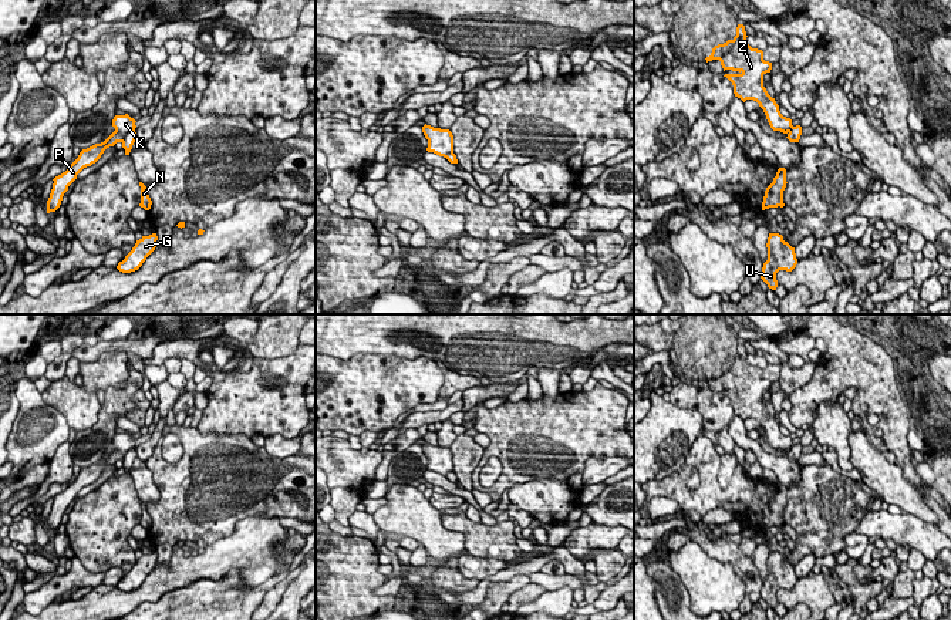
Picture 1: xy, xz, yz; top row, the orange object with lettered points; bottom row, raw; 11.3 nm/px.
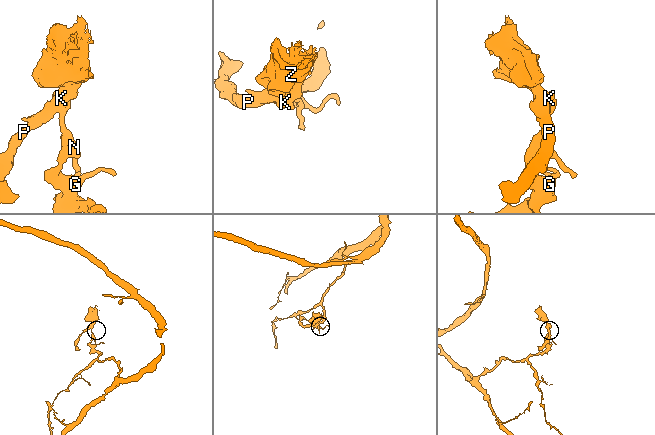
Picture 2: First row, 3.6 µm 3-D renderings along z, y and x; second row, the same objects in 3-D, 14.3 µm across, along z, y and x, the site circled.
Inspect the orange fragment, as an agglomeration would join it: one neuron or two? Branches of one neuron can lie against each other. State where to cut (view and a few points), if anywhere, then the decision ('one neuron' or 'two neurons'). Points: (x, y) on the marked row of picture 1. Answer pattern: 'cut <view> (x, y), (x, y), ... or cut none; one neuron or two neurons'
cut xy (134, 128), (121, 141); two neurons

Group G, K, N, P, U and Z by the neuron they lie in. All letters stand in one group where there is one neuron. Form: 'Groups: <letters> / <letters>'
Groups: G N U / K P Z

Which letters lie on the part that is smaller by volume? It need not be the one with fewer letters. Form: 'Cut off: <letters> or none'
Cut off: K, P, Z

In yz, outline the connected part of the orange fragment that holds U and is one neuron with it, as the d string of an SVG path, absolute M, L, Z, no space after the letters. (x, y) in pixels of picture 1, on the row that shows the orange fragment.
M769 233L766 247L768 260L763 263L761 279L769 289L776 290L776 273L779 270L792 272L797 264L797 259L795 247L785 242L783 236L779 233Z

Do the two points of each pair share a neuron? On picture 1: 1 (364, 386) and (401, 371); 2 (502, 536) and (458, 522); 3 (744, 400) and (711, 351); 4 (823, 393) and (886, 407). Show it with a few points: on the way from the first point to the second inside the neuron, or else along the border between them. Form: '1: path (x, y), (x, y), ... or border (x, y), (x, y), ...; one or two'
1: path (373, 386), (387, 386), (393, 380); one
2: path (491, 536), (479, 536), (469, 529); one
3: path (741, 388), (715, 363); one
4: path (839, 381), (860, 381), (870, 391); one

